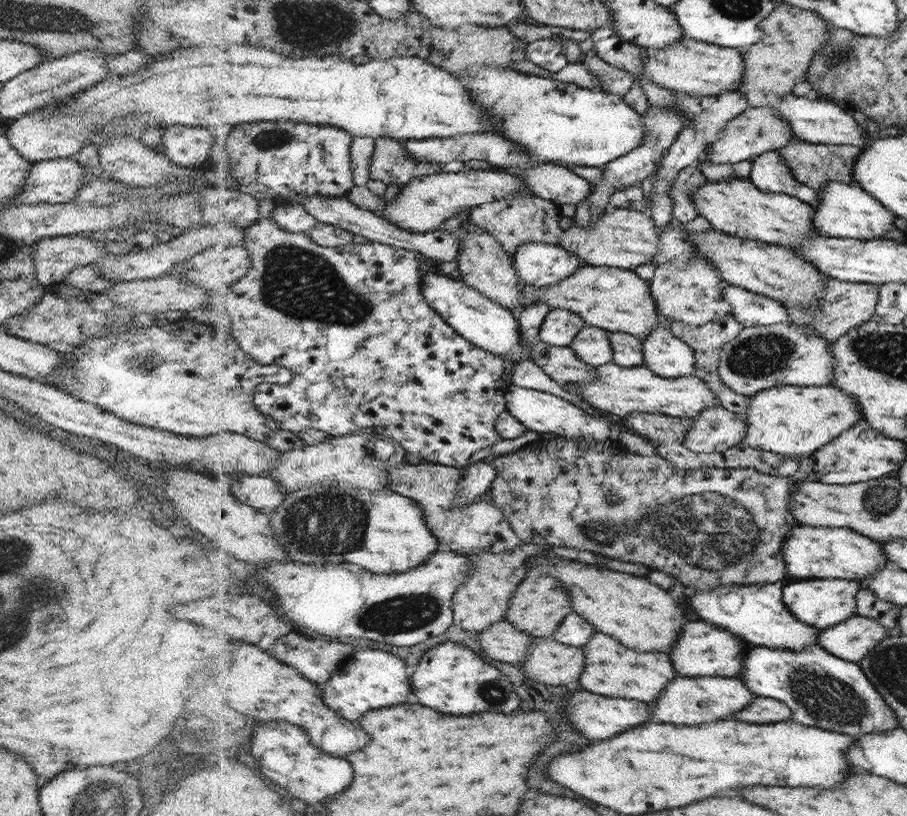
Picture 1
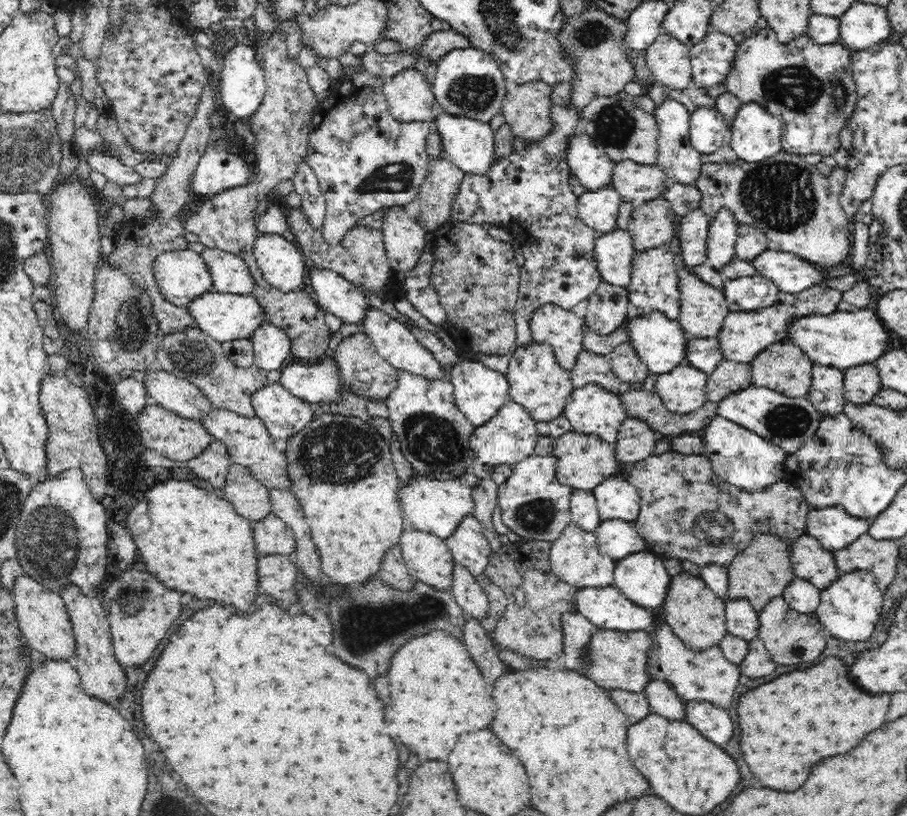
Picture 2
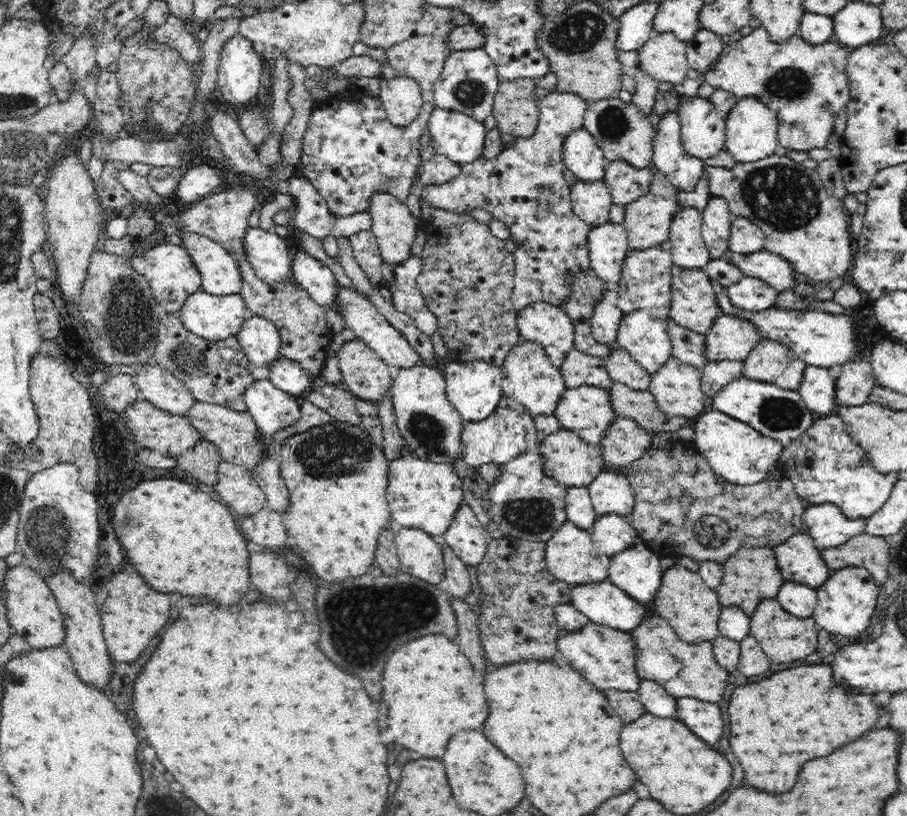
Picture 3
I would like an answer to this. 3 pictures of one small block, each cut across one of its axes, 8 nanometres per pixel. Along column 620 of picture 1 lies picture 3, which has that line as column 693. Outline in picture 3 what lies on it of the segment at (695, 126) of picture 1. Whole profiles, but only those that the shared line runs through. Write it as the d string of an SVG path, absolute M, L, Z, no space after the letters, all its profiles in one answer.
M700 29L694 34L694 38L685 43L686 56L689 66L702 74L708 72L720 54L725 44L720 35L706 29Z

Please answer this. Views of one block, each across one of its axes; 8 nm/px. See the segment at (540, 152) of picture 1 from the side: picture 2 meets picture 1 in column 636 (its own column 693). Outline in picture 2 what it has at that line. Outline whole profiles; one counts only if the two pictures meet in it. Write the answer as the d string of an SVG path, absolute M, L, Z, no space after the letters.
M700 107L690 113L689 140L700 154L712 154L727 145L729 127L716 108Z

